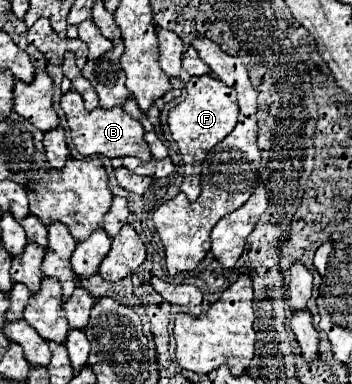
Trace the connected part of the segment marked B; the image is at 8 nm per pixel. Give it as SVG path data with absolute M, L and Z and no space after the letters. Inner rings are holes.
M66 92L60 100L60 108L66 114L68 120L68 128L72 134L72 142L76 146L76 150L82 156L96 156L102 154L106 158L124 158L124 156L136 156L144 162L148 162L152 158L148 144L144 142L144 128L138 120L130 118L122 108L112 108L112 110L104 110L104 108L96 108L92 112L88 112L84 108L82 96L78 92Z

